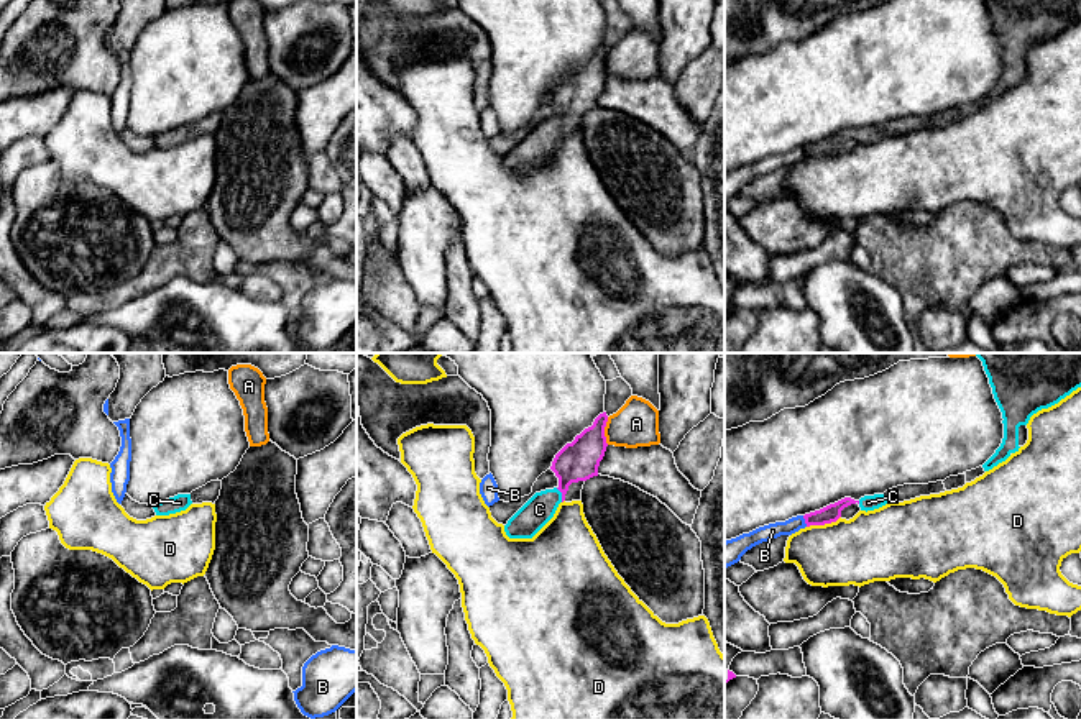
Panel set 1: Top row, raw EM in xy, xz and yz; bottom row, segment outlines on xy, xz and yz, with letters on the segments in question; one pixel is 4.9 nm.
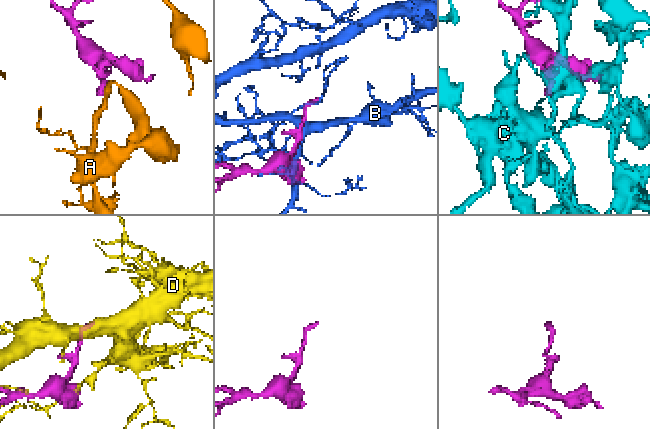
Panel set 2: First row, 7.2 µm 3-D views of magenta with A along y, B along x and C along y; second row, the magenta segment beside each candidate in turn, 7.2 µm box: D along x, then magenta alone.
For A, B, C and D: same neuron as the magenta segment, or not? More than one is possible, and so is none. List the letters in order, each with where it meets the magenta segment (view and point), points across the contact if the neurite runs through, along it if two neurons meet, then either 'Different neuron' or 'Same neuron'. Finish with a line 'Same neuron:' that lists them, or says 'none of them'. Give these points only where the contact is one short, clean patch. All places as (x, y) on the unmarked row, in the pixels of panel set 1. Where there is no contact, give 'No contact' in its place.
A: Touches magenta at xz (603, 63). Different neuron
B: Touches magenta at yz (805, 153). Different neuron
C: Touches magenta at xz (562, 127). Path across: xz (579, 92), (567, 104), (562, 127), (551, 130), (539, 141). Same neuron
D: Touches magenta at yz (823, 156). Different neuron
Same neuron: C

